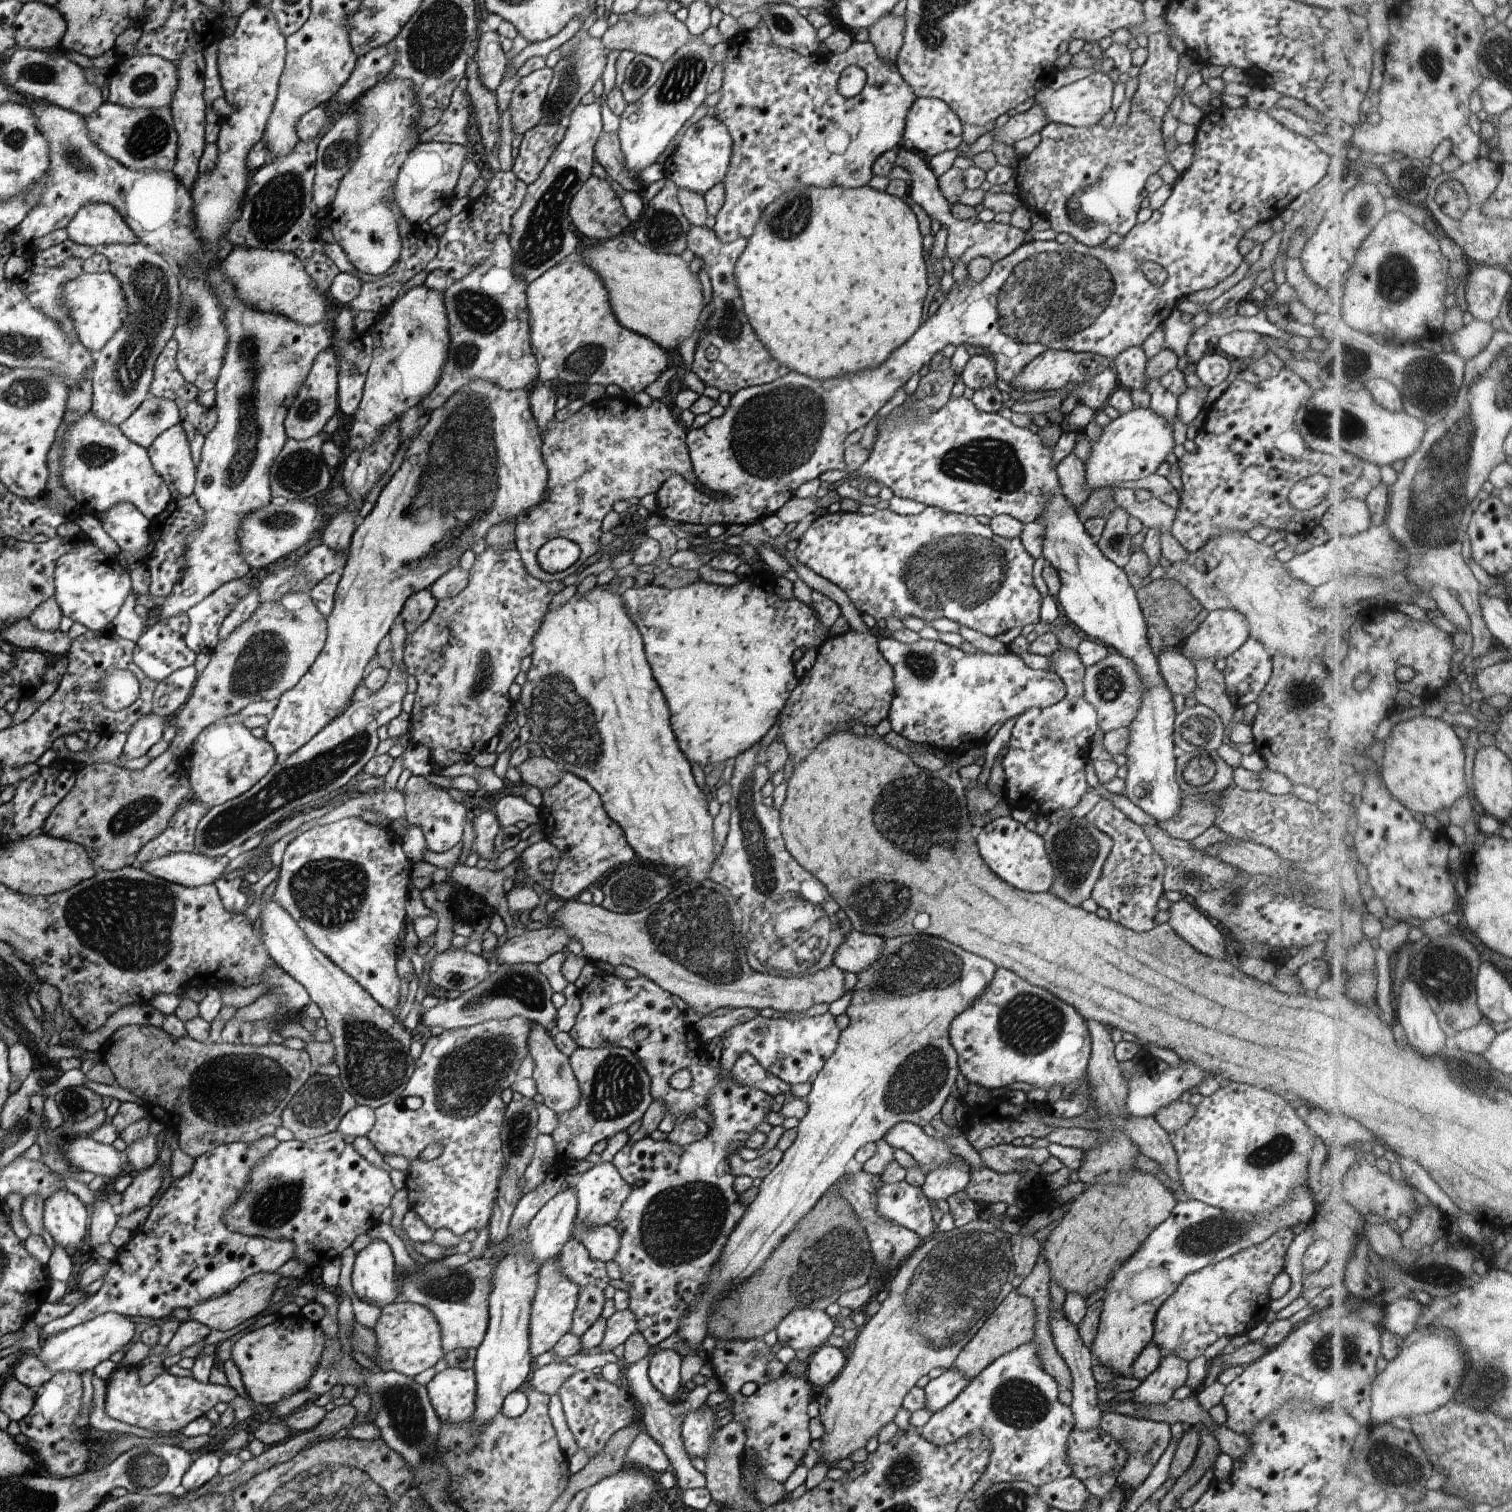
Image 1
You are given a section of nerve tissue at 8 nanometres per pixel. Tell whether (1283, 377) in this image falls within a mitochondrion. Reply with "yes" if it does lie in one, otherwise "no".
no

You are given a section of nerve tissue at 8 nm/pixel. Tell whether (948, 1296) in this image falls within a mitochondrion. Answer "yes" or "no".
yes

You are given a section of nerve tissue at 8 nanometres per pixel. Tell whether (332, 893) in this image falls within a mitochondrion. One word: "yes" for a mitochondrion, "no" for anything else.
yes

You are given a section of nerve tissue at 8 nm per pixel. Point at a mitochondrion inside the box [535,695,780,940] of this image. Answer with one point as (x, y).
(633, 889)

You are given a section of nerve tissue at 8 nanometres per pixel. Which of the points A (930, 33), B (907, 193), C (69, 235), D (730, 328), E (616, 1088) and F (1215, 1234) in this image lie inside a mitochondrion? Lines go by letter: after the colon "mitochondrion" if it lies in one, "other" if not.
A: mitochondrion
B: other
C: other
D: mitochondrion
E: mitochondrion
F: mitochondrion

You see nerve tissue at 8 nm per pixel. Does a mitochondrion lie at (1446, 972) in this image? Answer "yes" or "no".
yes

